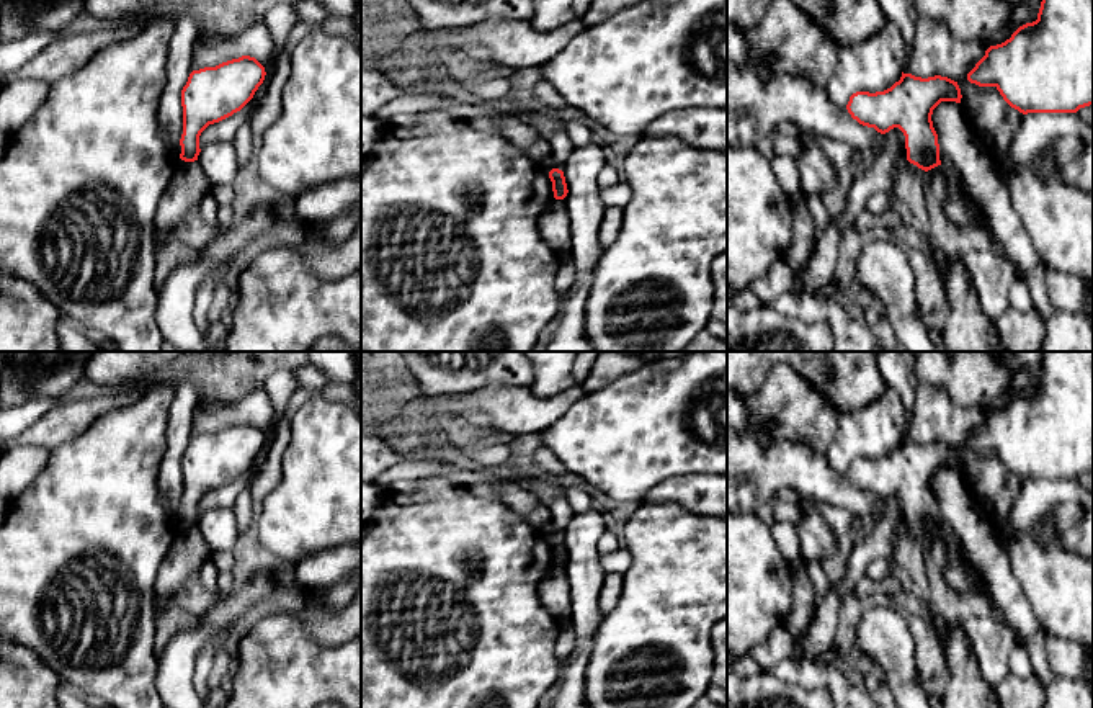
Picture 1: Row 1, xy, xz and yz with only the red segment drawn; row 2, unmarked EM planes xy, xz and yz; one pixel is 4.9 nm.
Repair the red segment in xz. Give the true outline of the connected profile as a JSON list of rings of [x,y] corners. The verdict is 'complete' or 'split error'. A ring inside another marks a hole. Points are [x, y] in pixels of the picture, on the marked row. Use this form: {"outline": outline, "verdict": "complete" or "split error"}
{"outline": [[[552,168],[549,172],[549,178],[552,181],[552,191],[555,199],[564,199],[569,193],[564,172],[559,168]]], "verdict": "complete"}

